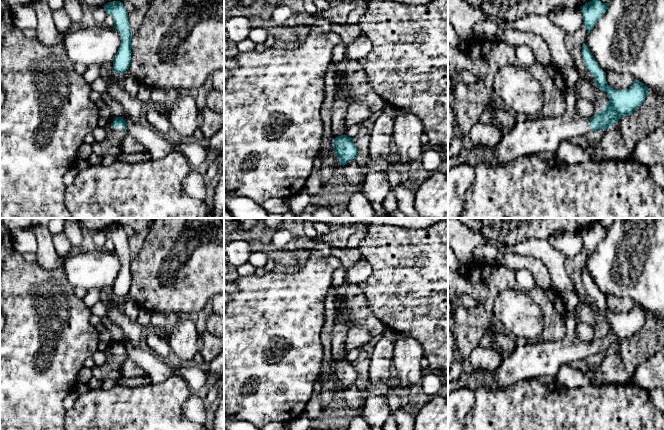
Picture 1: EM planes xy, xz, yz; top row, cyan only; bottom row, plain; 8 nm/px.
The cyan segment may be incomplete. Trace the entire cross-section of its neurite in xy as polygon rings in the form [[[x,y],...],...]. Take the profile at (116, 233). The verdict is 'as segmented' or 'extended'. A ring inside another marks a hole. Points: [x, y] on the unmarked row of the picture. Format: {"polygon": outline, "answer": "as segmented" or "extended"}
{"polygon": [[[113,225],[103,230],[106,237],[113,242],[114,252],[119,256],[121,269],[113,285],[115,297],[124,297],[130,291],[131,286],[131,261],[129,253],[128,237],[120,225]]], "answer": "as segmented"}

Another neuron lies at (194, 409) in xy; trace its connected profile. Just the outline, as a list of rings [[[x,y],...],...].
[[[192,393],[188,400],[183,404],[183,415],[190,421],[204,424],[206,421],[207,403],[196,394]]]

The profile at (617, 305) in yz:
[[[614,295],[606,296],[606,306],[614,314],[629,313],[635,302],[631,298],[620,298]]]

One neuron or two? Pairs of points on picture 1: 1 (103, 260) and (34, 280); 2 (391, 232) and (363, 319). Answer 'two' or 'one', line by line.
1: two
2: two

